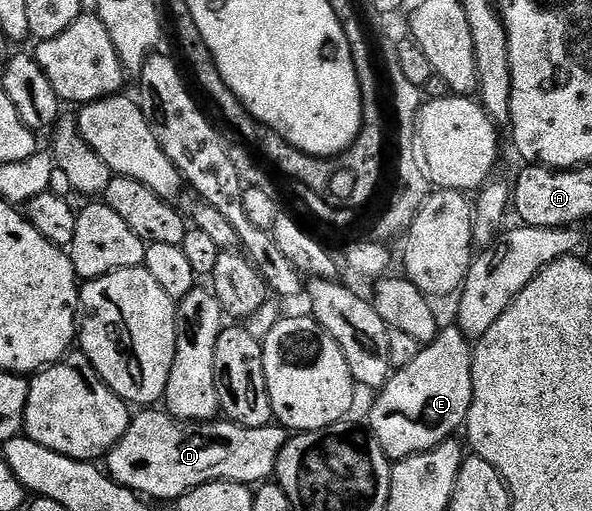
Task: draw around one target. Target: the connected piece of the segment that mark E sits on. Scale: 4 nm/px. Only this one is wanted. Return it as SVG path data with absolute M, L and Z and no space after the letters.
M442 329L431 345L418 351L407 367L397 369L374 396L368 428L394 462L431 451L464 426L473 398L473 350L460 329Z

